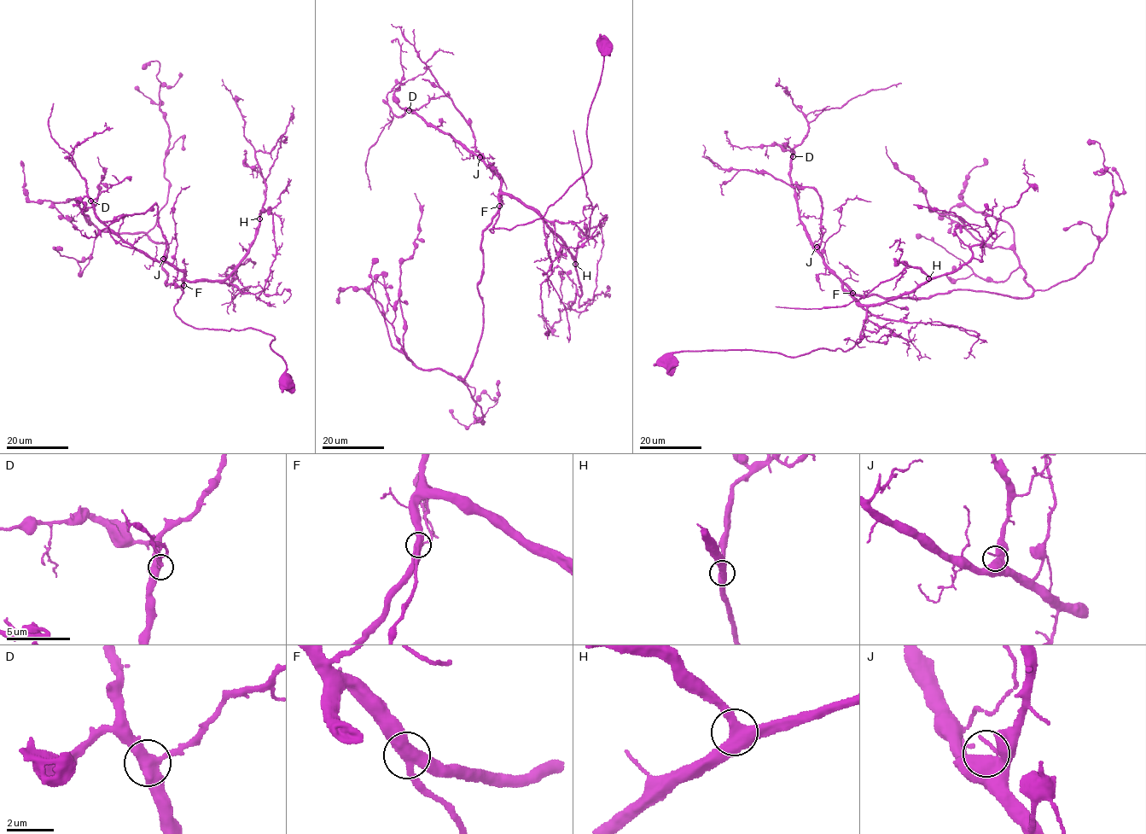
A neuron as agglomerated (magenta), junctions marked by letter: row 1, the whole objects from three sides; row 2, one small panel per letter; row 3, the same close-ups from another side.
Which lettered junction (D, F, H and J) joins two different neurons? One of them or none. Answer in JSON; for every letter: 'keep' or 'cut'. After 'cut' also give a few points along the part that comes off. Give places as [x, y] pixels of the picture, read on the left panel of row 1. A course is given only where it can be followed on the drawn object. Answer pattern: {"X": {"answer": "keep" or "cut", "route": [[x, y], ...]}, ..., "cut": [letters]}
{"D": {"answer": "keep"}, "F": {"answer": "keep"}, "H": {"answer": "keep"}, "J": {"answer": "keep"}, "cut": []}

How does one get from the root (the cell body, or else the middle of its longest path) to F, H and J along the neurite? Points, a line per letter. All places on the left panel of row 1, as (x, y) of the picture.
F: (285, 382), (286, 362), (270, 346), (275, 336), (250, 327), (198, 329), (183, 322), (174, 306), (183, 285)
H: (285, 382), (275, 336), (194, 328), (174, 310), (183, 279), (227, 277), (259, 218)
J: (285, 382), (286, 362), (270, 346), (275, 336), (183, 322), (174, 306), (183, 272), (163, 259)

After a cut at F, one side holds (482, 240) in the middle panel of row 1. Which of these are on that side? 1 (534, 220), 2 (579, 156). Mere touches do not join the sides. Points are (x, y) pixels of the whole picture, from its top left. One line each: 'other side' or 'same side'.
1: other side
2: same side

